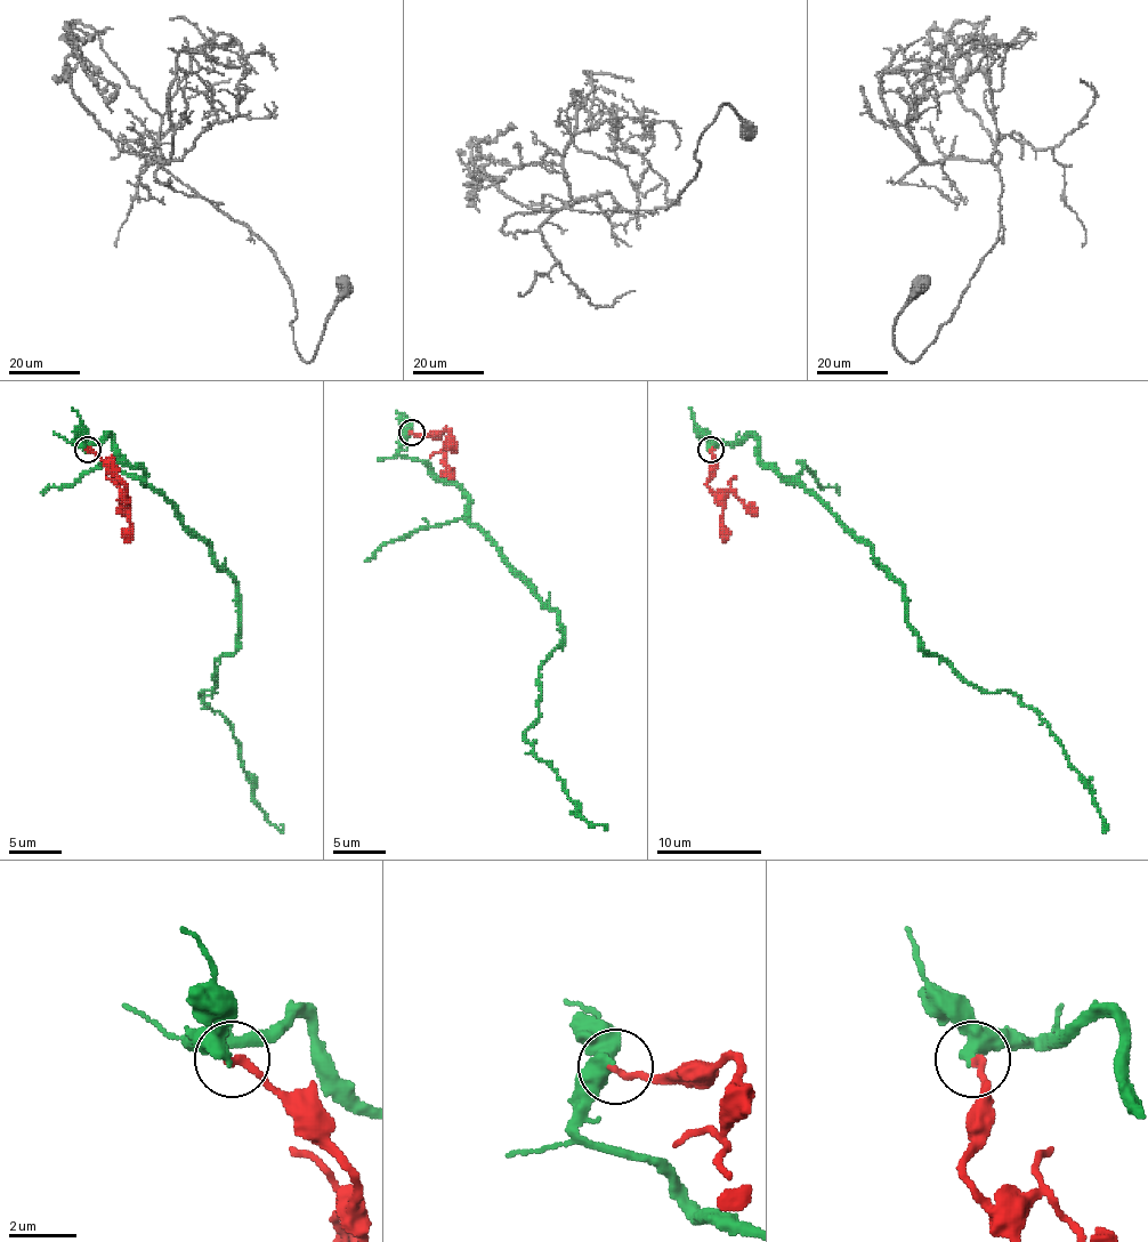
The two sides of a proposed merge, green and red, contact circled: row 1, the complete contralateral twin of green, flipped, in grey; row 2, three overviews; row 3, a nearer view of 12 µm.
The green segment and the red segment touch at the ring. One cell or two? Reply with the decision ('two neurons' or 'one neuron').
two neurons

